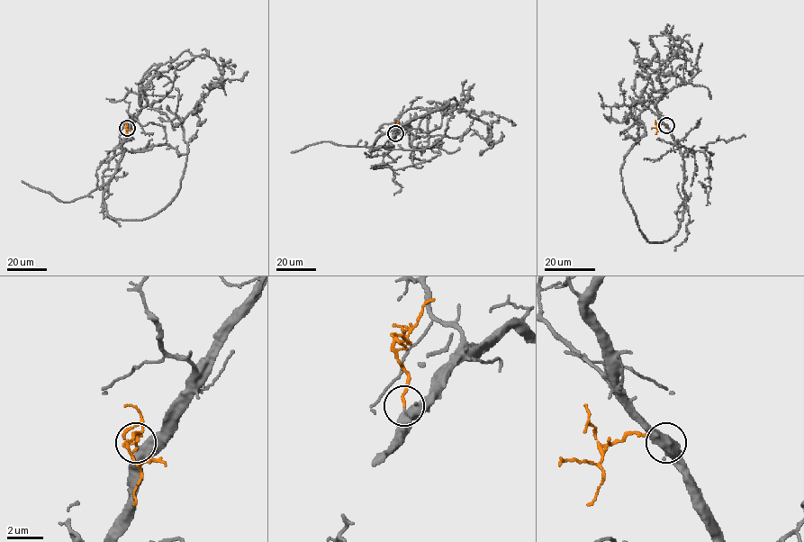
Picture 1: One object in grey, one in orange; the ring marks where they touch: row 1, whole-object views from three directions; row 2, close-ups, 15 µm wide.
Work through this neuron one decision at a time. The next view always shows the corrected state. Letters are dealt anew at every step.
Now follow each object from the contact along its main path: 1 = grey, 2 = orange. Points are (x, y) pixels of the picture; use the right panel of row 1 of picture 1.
1: (666, 125), (684, 207), (650, 242), (620, 167), (645, 131), (629, 106), (674, 42), (661, 31), (677, 40)
2: (666, 125), (659, 125), (654, 133)

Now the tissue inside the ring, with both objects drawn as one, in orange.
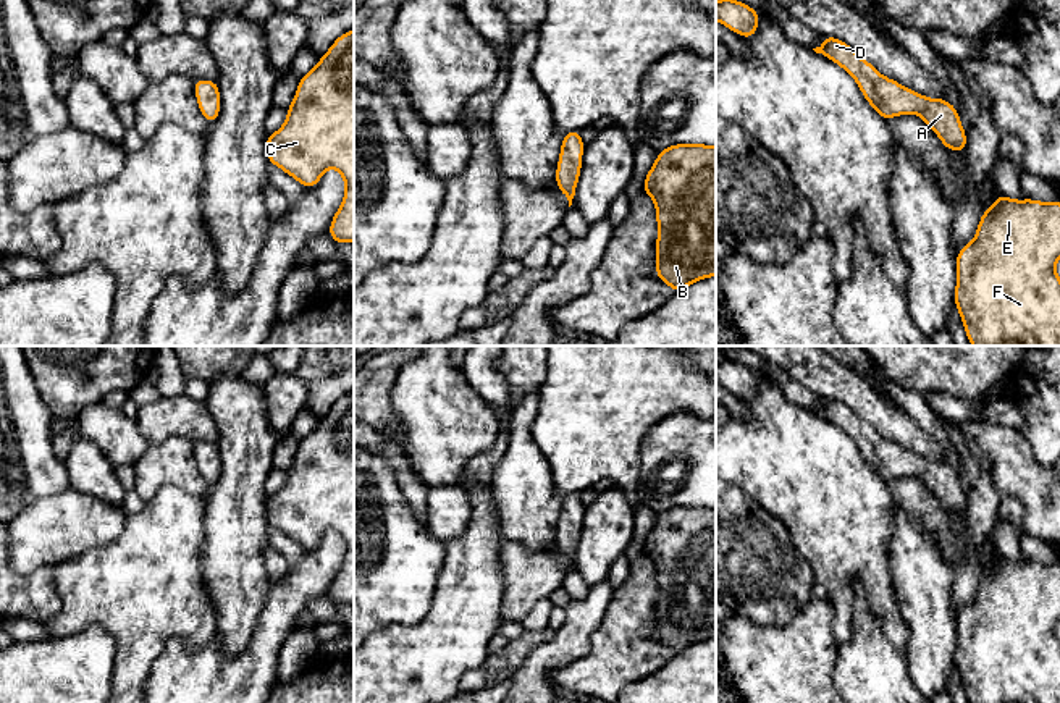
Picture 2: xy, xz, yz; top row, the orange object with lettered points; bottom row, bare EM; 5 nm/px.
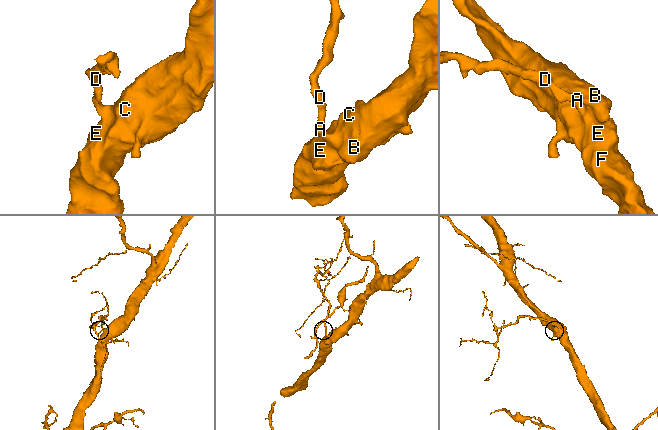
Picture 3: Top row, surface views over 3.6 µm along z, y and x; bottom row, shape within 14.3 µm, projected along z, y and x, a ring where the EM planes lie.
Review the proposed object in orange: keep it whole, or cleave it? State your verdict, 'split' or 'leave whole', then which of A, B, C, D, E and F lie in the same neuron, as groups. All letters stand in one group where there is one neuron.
leave whole | A B C D E F

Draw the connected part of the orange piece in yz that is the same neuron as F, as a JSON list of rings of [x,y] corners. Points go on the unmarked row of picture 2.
[[[1002,556],[981,577],[974,601],[957,616],[955,669],[960,674],[970,703],[1060,703],[1060,638],[1055,627],[1060,621],[1060,561],[1039,564],[1034,561],[1015,562]]]

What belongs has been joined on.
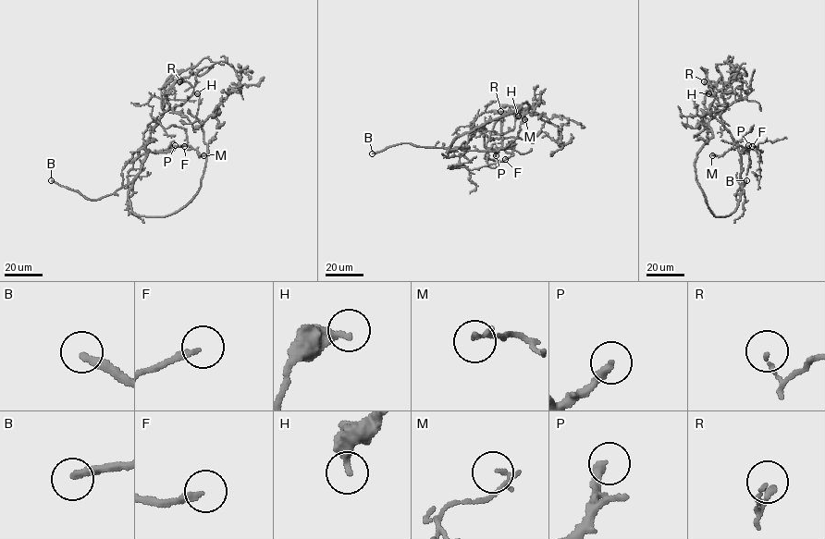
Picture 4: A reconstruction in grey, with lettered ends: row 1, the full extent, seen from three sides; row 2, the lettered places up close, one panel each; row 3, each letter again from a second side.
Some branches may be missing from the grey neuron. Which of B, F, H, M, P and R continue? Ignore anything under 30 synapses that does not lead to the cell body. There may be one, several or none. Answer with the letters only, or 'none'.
B, P

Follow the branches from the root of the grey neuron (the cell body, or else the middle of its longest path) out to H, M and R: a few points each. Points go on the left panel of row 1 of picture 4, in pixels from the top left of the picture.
H: (154, 216), (165, 216), (180, 210), (201, 186), (207, 145), (196, 116), (199, 99), (197, 93)
M: (154, 216), (137, 215), (128, 199), (148, 151), (167, 152), (185, 145), (203, 155)
R: (154, 216), (135, 214), (128, 194), (146, 154), (150, 132), (165, 112), (163, 100), (167, 90), (179, 81)

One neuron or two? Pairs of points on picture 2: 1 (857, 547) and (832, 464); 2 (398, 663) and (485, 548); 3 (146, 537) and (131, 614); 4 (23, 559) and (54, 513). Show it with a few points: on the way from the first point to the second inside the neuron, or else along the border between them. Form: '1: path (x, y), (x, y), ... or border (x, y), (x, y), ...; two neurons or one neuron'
1: path (842, 526), (839, 513), (832, 505), (832, 485); one neuron
2: path (427, 634), (469, 592), (471, 577); one neuron
3: path (146, 556), (146, 589), (143, 595); one neuron
4: path (29, 548), (52, 524); one neuron

